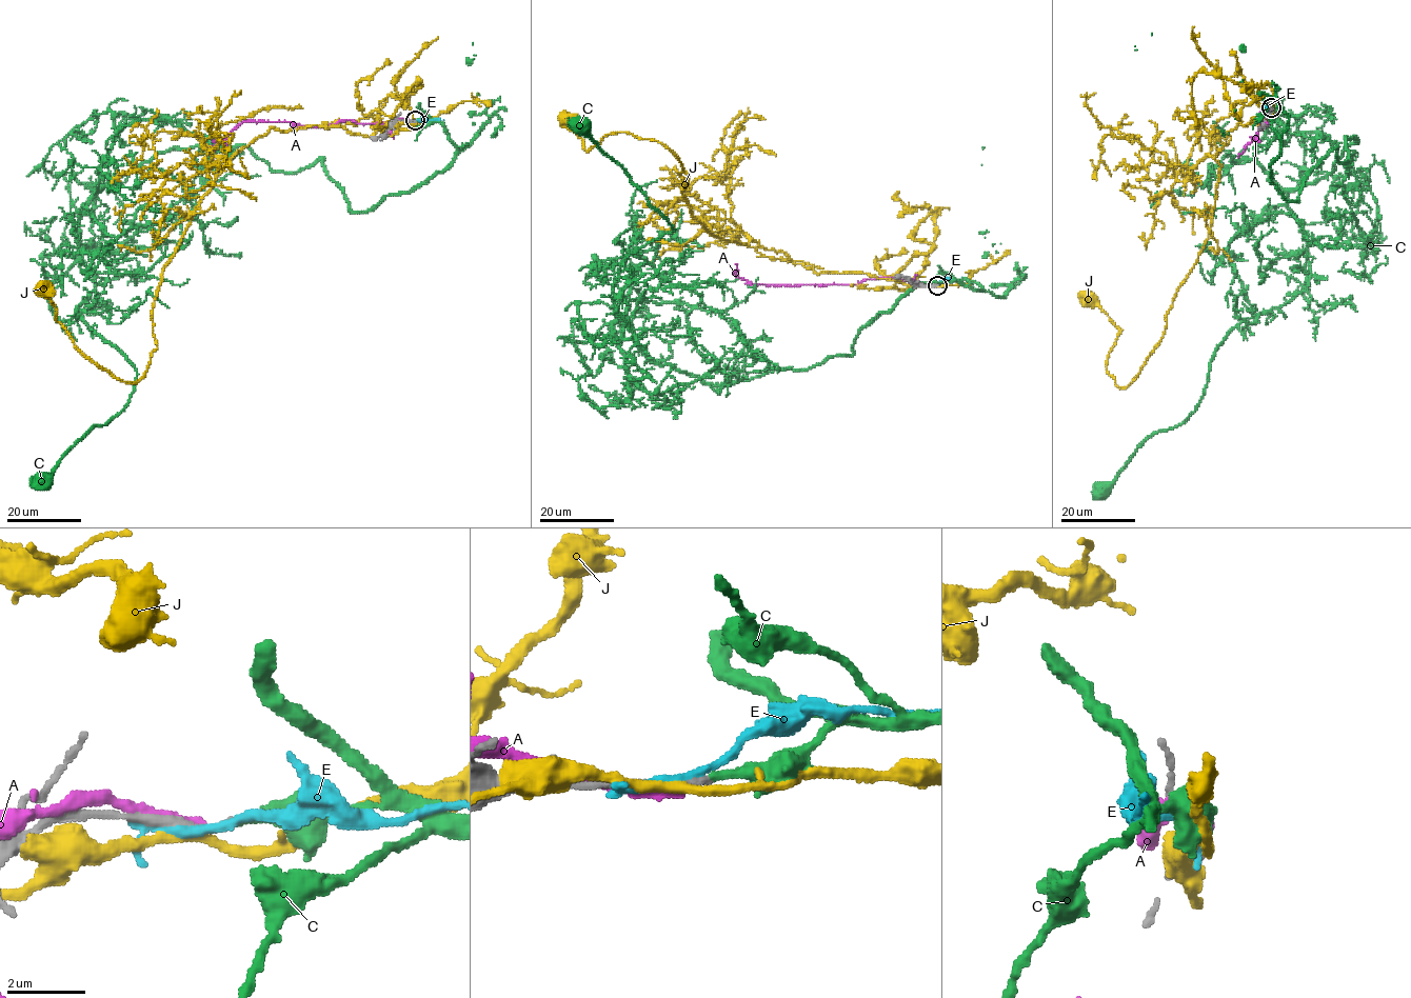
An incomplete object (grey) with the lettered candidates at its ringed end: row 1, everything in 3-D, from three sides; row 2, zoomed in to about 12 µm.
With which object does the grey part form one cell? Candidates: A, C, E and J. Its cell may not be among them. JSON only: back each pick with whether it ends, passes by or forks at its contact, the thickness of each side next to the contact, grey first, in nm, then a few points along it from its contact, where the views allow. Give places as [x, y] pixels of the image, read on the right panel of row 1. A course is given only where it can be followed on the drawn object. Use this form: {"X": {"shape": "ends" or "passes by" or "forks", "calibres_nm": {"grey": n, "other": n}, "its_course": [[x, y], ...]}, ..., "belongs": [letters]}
{"C": {"shape": "ends", "calibres_nm": {"grey": 240, "other": 240}, "its_course": [[1272, 108], [1270, 180], [1286, 199], [1355, 141], [1288, 193], [1308, 284], [1233, 326], [1197, 407], [1098, 488]]}, "belongs": ["C"]}

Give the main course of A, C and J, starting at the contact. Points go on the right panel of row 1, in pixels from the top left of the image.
A: (1272, 108), (1260, 115), (1260, 112), (1265, 116), (1264, 119), (1259, 116), (1257, 134), (1238, 157)
C: (1272, 108), (1270, 180), (1286, 199), (1355, 141), (1288, 193), (1308, 284), (1233, 326), (1197, 407), (1098, 488)
J: (1271, 110), (1264, 126), (1228, 133), (1209, 237), (1127, 387), (1106, 368), (1120, 331), (1087, 297)

